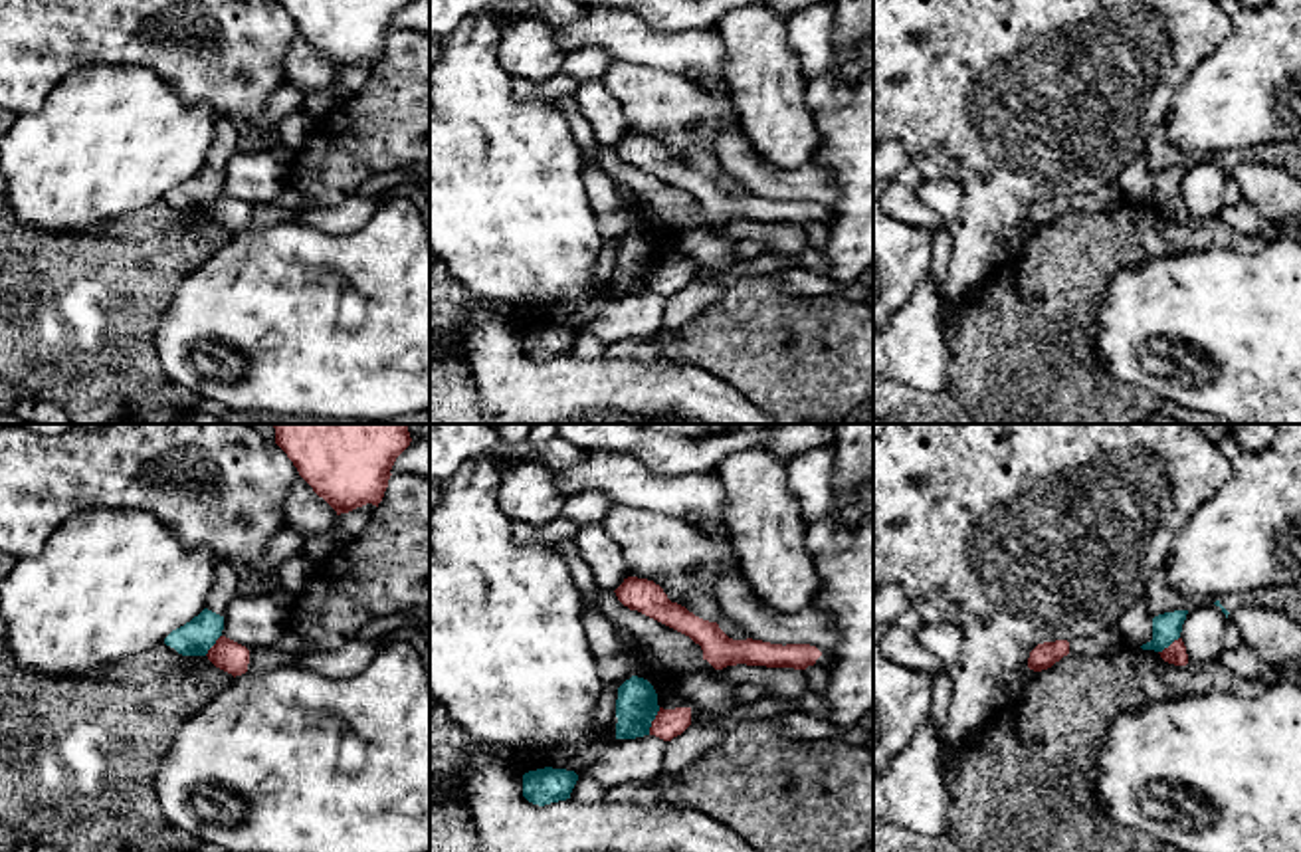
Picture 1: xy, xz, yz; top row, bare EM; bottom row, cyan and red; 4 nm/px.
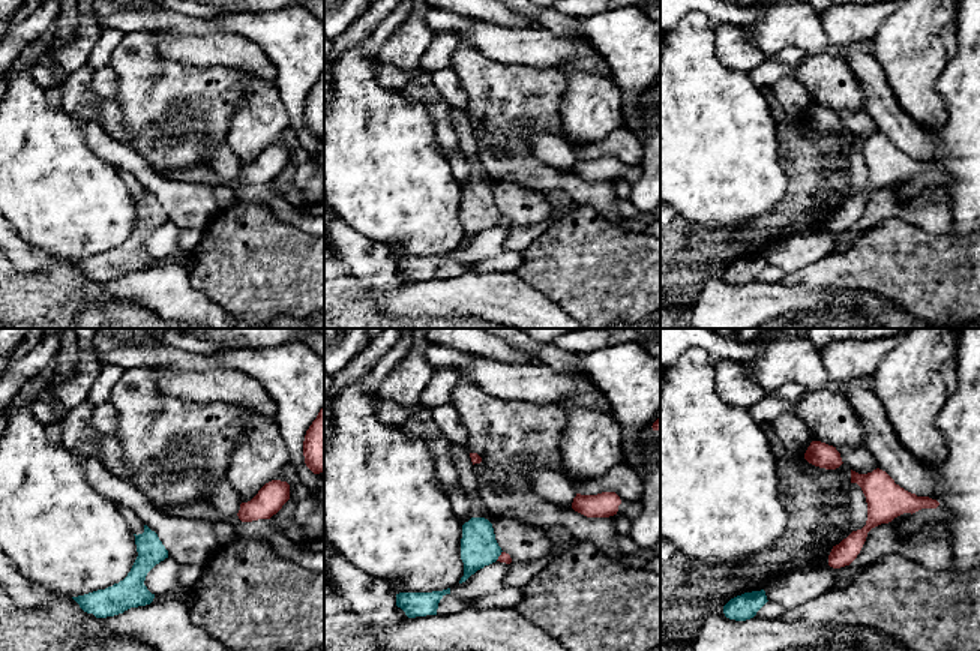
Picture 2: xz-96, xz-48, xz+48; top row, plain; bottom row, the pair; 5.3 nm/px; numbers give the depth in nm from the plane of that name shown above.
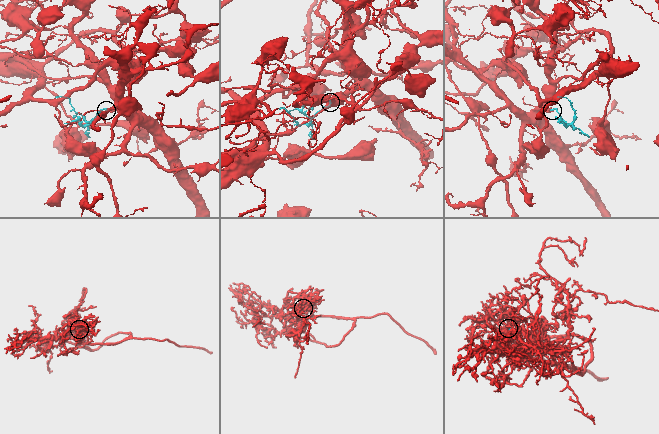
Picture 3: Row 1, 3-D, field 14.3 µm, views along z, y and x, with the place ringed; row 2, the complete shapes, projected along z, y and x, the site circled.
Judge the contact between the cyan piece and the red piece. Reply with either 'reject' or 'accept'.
reject

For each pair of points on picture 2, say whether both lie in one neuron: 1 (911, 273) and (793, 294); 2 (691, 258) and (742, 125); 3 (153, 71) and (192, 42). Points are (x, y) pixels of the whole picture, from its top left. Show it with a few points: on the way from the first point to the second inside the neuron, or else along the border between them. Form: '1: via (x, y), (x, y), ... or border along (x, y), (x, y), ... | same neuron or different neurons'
1: border along (796, 284), (806, 287), (856, 287), (865, 291) | different neurons
2: border along (676, 209), (686, 219), (707, 228), (739, 227) | different neurons
3: border along (155, 30), (156, 50), (162, 56), (203, 66) | different neurons

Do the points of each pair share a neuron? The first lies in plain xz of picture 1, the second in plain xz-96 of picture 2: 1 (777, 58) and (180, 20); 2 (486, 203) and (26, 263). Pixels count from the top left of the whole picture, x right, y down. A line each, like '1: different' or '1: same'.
1: different
2: different

